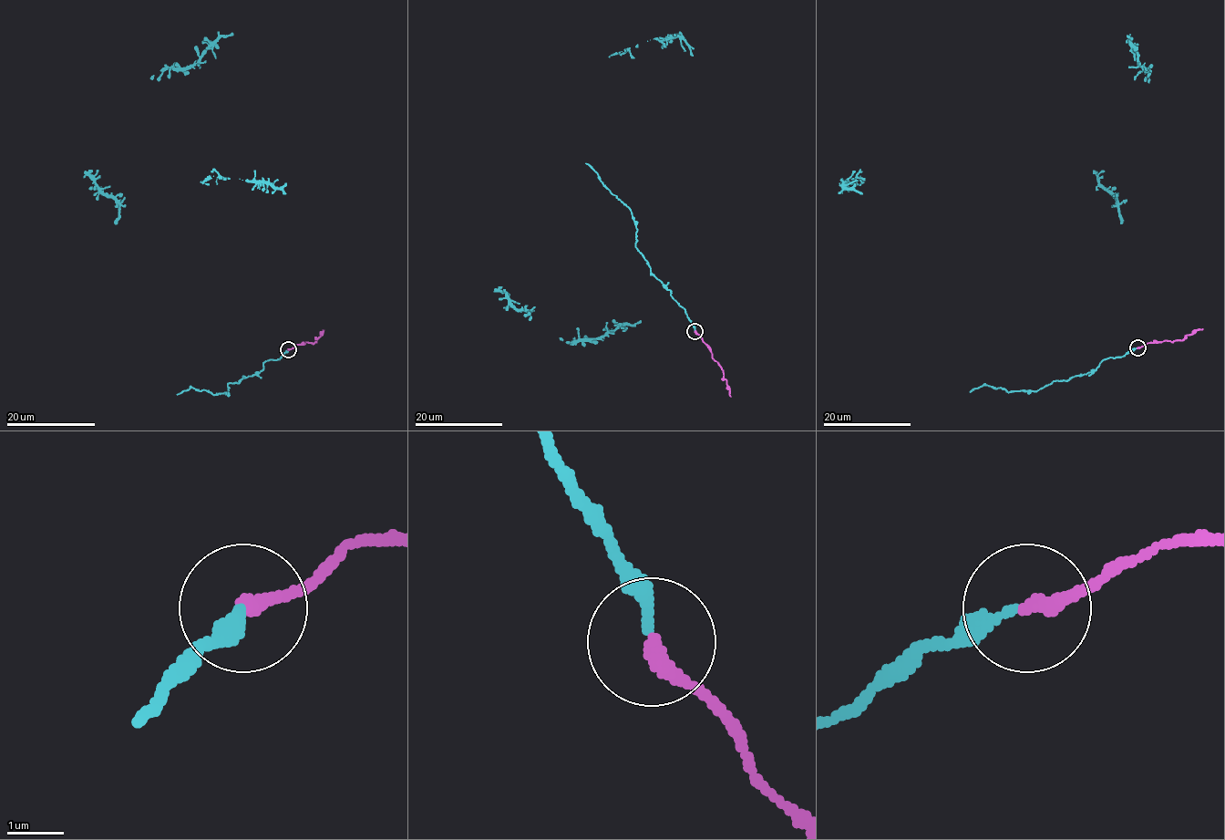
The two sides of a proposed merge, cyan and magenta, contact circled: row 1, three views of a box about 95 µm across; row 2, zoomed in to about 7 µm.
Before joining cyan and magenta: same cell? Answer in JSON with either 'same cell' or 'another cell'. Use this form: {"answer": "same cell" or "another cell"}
{"answer": "same cell"}

